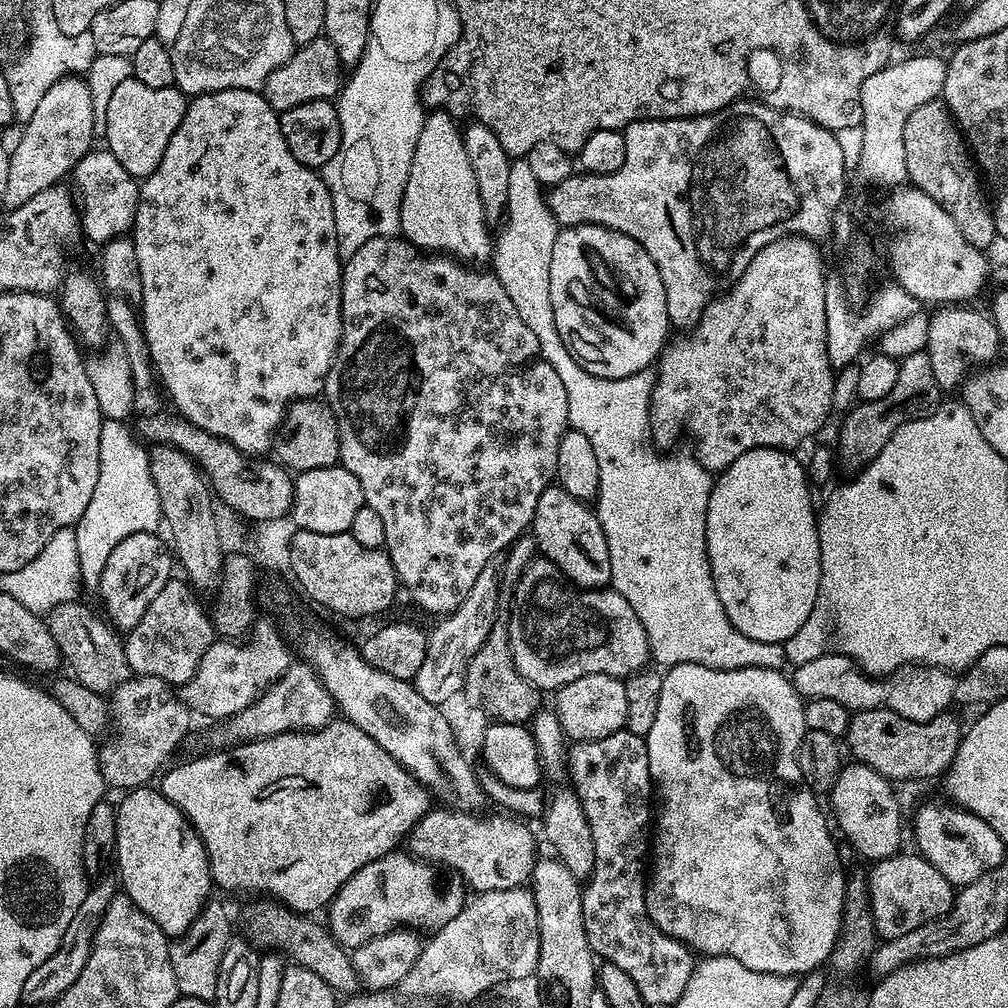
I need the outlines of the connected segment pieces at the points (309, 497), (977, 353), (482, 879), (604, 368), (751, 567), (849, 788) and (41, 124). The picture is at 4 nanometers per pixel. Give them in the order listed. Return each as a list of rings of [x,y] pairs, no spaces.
[[[343,466],[306,470],[295,477],[292,489],[290,520],[301,532],[314,534],[342,534],[351,532],[358,510],[365,507],[362,486],[350,470]]]
[[[940,306],[928,317],[926,351],[930,366],[934,366],[934,378],[941,390],[959,389],[966,380],[964,371],[975,364],[991,365],[996,360],[996,351],[1000,347],[1000,332],[991,315],[984,313],[983,316],[982,313],[975,312],[972,306]]]
[[[433,807],[413,826],[406,837],[406,848],[411,855],[452,868],[448,870],[461,876],[465,885],[476,894],[519,888],[531,881],[538,859],[536,836],[524,825],[527,823],[523,819],[503,814],[479,820],[468,810],[448,811],[452,812]]]
[[[601,224],[561,227],[554,242],[554,258],[550,258],[550,294],[553,298],[560,296],[560,287],[568,288],[568,296],[574,307],[585,308],[597,316],[596,328],[600,332],[563,333],[564,343],[575,350],[576,359],[586,371],[598,378],[623,382],[627,376],[639,377],[641,372],[657,363],[670,336],[666,290],[662,286],[662,274],[658,274],[658,266],[654,266],[654,258],[646,254],[638,241]]]
[[[755,448],[742,458],[738,458],[727,470],[715,477],[710,494],[710,502],[706,510],[706,550],[710,570],[714,578],[714,586],[718,590],[718,598],[726,610],[726,614],[738,631],[746,634],[746,638],[754,638],[754,642],[774,642],[783,644],[798,630],[802,630],[802,622],[810,618],[814,606],[820,600],[820,529],[818,527],[818,512],[812,509],[812,496],[808,493],[810,481],[805,475],[805,465],[795,460],[793,453],[779,448]]]
[[[859,762],[845,763],[837,774],[830,791],[832,798],[832,812],[836,815],[836,824],[848,835],[848,840],[868,859],[868,862],[885,860],[897,855],[900,848],[900,804],[896,801],[896,792],[893,781],[887,780],[870,766]]]
[[[76,74],[62,77],[34,110],[34,118],[23,125],[24,133],[11,149],[8,157],[8,177],[6,190],[2,194],[5,209],[11,210],[30,202],[34,194],[42,194],[42,190],[55,188],[60,180],[69,175],[76,163],[93,147],[92,136],[97,135],[94,118],[94,105],[87,79]]]

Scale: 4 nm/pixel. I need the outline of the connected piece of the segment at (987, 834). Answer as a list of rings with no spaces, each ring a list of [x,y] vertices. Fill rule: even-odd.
[[[951,803],[924,804],[916,812],[915,851],[954,886],[963,886],[982,878],[994,866],[1006,859],[1006,845],[1002,838],[982,818]]]

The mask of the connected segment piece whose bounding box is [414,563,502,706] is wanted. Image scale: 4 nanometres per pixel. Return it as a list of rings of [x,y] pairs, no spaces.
[[[495,563],[486,565],[474,586],[466,594],[466,598],[453,612],[445,615],[436,629],[431,629],[426,650],[426,662],[422,662],[422,670],[418,670],[415,686],[418,694],[426,698],[426,702],[444,706],[447,700],[459,697],[464,690],[466,670],[470,666],[470,658],[478,654],[482,642],[490,634],[490,630],[498,623],[496,616],[496,599],[502,593],[502,572]]]

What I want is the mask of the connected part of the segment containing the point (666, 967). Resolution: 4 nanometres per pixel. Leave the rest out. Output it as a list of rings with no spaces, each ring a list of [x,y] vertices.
[[[621,730],[601,740],[576,742],[566,757],[567,768],[572,775],[573,789],[590,784],[602,790],[602,798],[592,800],[596,802],[596,812],[584,806],[596,848],[592,875],[582,888],[586,938],[601,961],[626,970],[636,980],[645,1005],[675,1005],[686,990],[686,982],[690,982],[698,960],[683,940],[675,940],[651,920],[644,901],[646,857],[650,852],[650,825],[654,820],[654,808],[644,808],[654,792],[654,785],[646,784],[648,741]]]

